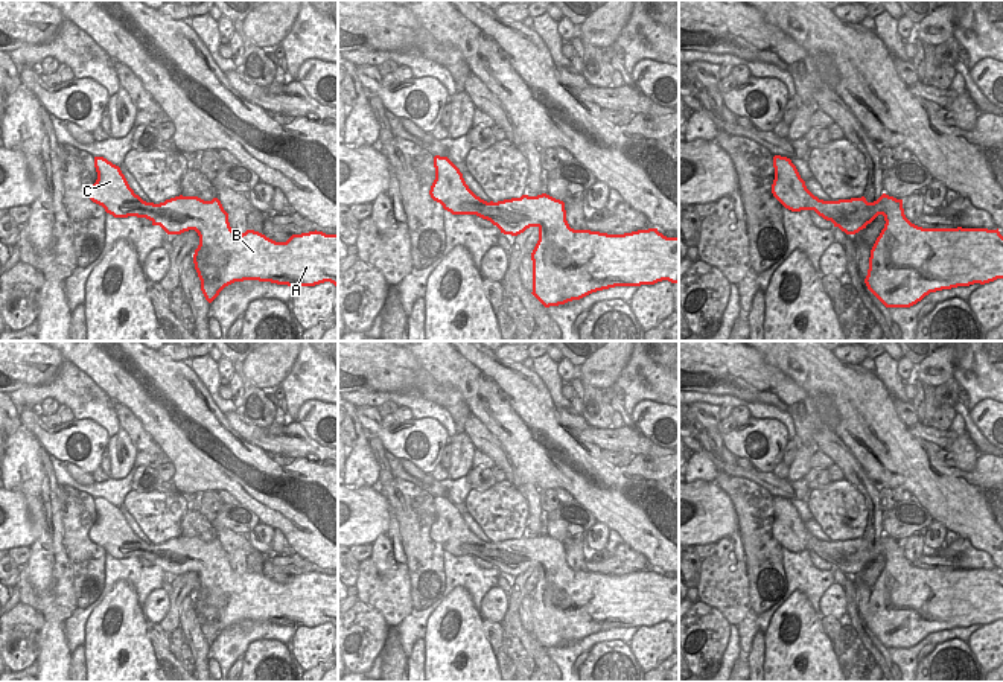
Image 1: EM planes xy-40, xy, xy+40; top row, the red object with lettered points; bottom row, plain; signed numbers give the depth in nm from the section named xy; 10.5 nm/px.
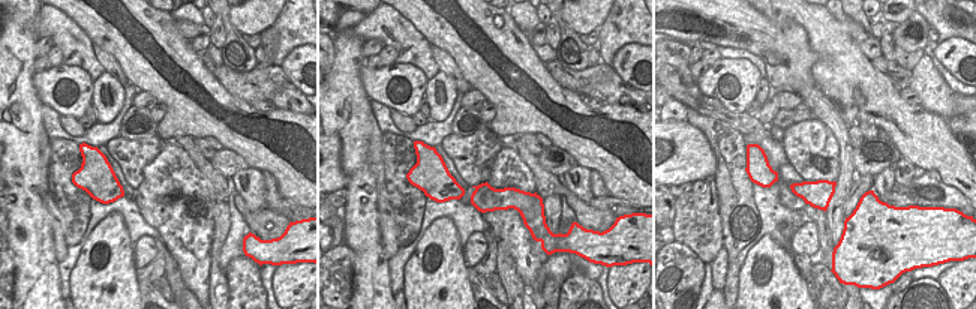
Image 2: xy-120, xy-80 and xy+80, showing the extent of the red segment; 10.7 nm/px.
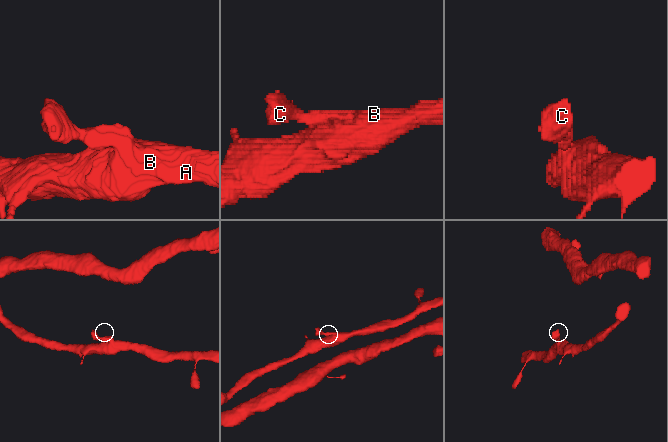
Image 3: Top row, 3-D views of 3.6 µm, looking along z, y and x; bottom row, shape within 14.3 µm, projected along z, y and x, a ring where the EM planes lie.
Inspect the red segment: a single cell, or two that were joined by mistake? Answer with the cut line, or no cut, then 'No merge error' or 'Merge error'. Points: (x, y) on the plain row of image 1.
No split. No merge error.

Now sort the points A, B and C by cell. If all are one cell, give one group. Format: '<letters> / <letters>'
A B C

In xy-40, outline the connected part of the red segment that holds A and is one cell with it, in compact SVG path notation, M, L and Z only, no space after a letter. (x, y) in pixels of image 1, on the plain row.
M94 498L96 524L88 539L114 559L146 559L167 575L195 571L199 586L193 595L201 632L209 644L219 633L244 621L288 627L315 627L330 623L338 627L338 575L309 572L275 583L265 575L231 571L221 542L198 537L175 537L154 545L143 542L129 528L120 508Z

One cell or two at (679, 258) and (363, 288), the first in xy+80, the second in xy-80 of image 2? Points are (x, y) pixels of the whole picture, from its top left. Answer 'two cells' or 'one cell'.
two cells

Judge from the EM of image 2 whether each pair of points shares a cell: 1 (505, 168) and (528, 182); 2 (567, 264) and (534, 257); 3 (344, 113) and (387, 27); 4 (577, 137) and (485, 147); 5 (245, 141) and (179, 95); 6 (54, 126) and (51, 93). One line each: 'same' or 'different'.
1: same
2: different
3: different
4: different
5: same
6: different

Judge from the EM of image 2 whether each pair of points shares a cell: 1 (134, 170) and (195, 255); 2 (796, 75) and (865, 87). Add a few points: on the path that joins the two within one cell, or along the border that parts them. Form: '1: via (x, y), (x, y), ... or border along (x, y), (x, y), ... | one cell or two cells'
1: border along (161, 150), (144, 167), (143, 180), (137, 189) | two cells
2: border along (808, 44), (817, 56), (811, 68), (814, 81) | two cells

